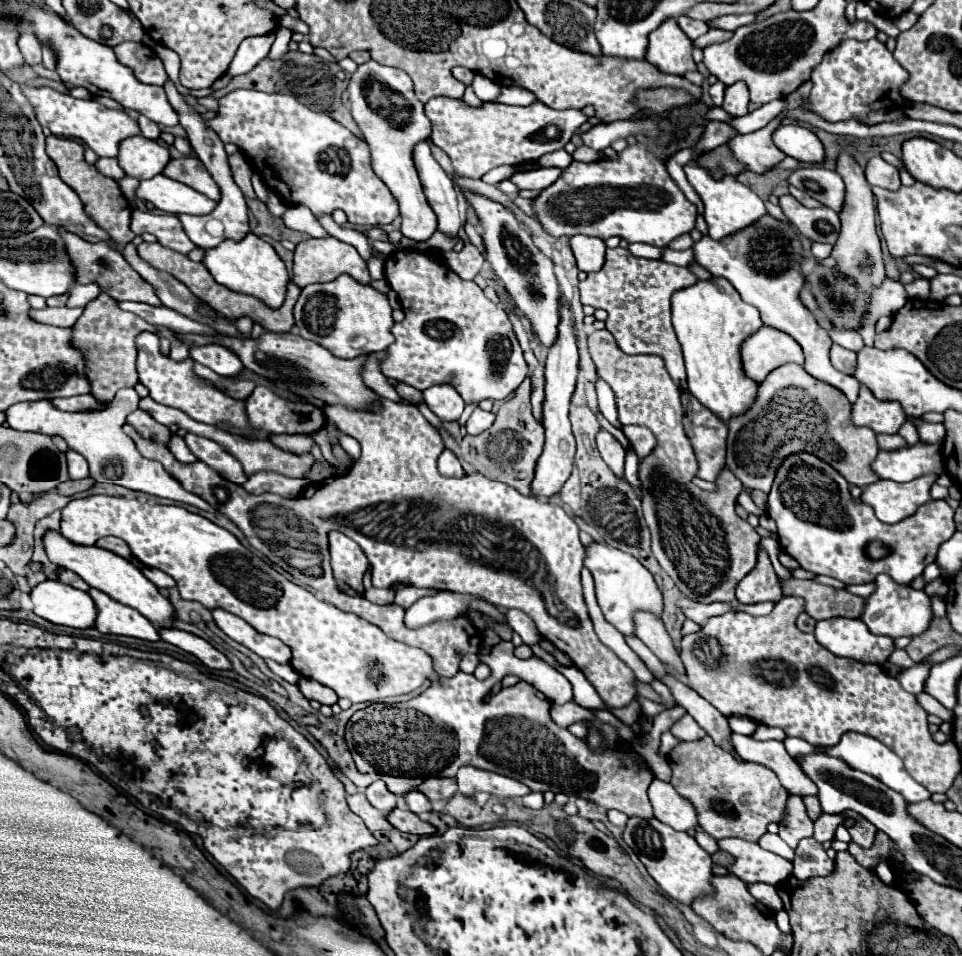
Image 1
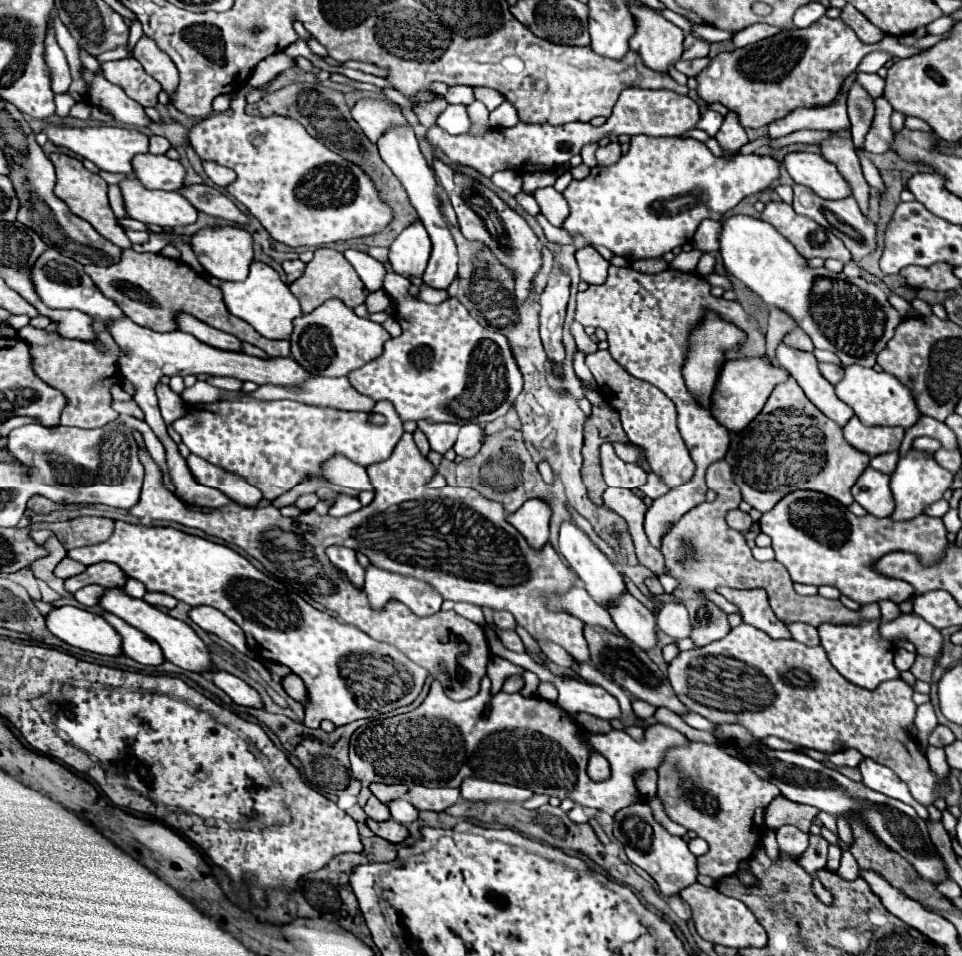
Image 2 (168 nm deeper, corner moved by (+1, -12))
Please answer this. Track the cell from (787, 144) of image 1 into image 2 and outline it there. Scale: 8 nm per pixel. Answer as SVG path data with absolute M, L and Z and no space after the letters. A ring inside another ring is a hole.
M788 153L784 157L784 167L790 177L818 193L826 199L842 199L850 195L850 187L834 167L834 163L826 161L816 153Z

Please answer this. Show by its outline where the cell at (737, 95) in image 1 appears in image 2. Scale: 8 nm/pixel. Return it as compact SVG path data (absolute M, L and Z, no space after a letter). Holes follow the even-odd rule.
M728 111L720 131L716 133L716 139L726 149L726 155L734 155L734 151L738 151L748 141L748 135L746 135L744 127L740 125L740 119L736 113Z

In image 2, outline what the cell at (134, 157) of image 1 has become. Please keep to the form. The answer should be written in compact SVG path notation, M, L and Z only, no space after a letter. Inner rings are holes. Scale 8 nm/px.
M142 153L132 159L134 179L146 189L164 189L164 191L178 191L184 183L184 167L178 161L168 159L166 155L152 155Z

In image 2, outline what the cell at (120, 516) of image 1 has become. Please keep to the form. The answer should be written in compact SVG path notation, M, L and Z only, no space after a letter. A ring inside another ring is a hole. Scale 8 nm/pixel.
M124 521L114 523L114 533L108 541L92 545L92 547L76 547L68 551L68 557L92 565L100 561L112 561L120 565L120 569L134 579L140 579L148 591L164 591L174 595L178 601L188 603L190 607L210 605L230 617L238 627L242 627L250 651L258 659L274 661L288 665L292 673L296 673L308 689L310 703L306 703L304 725L319 728L320 721L330 720L336 727L346 725L356 719L374 717L380 713L394 711L398 707L410 705L422 691L422 685L428 677L428 671L416 663L412 663L404 653L390 647L388 643L374 641L358 627L340 623L336 617L314 609L300 595L286 589L276 579L260 573L246 557L236 553L234 549L212 543L204 537L188 535L174 527L148 527L148 525L132 525Z

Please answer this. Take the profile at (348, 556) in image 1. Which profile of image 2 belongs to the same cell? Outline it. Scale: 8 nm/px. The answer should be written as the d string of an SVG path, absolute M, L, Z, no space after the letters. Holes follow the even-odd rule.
M332 545L332 547L326 549L326 555L334 563L334 567L348 577L348 581L354 587L362 589L362 585L364 585L364 569L360 567L360 563L356 559L356 551L352 551L348 547L334 547Z

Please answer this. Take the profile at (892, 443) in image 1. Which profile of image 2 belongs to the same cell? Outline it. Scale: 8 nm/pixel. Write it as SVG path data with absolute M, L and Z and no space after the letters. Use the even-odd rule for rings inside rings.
M892 451L892 453L882 453L882 455L872 457L870 467L878 469L878 471L882 471L882 473L886 473L886 475L892 475L894 469L896 469L896 465L898 465L898 459L900 459L900 457L898 457L896 451Z

